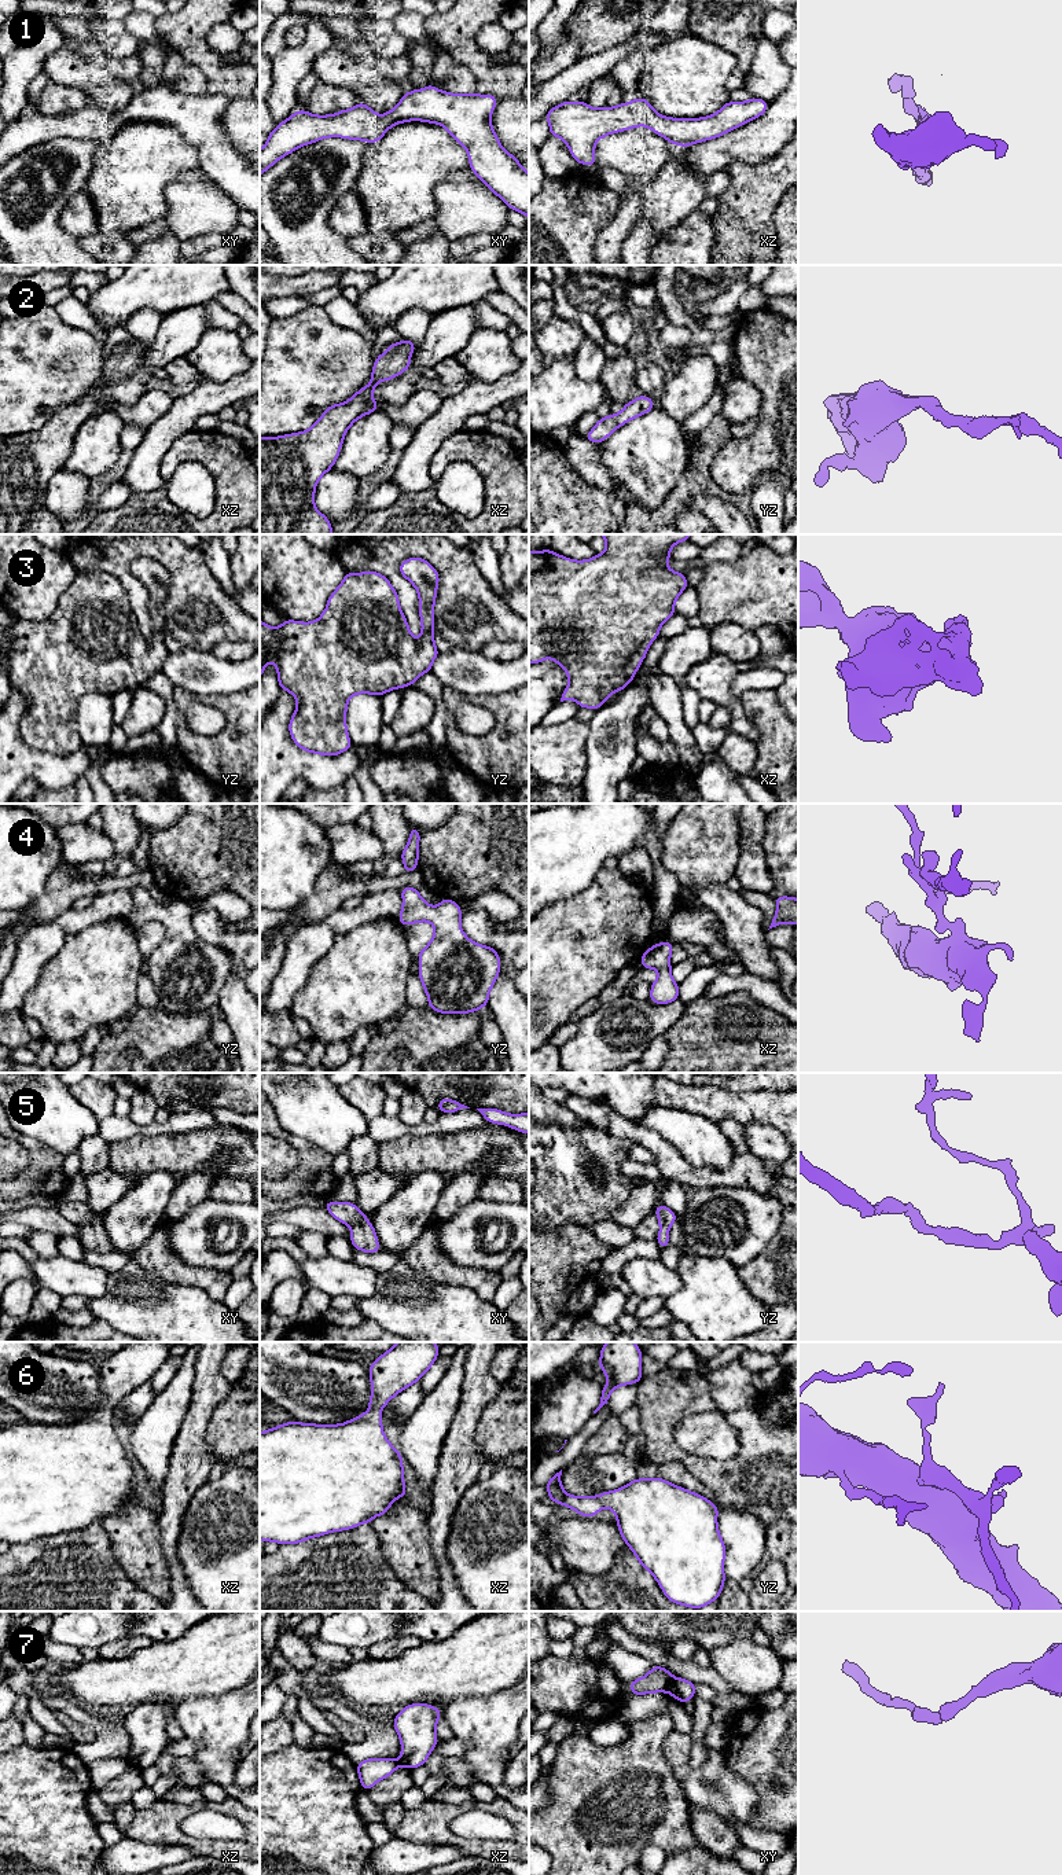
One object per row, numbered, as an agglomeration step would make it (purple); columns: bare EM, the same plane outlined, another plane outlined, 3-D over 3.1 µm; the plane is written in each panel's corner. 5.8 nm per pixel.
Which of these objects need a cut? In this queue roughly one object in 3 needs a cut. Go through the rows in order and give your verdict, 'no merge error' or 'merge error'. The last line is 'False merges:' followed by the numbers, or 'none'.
1: no merge error
2: no merge error
3: no merge error
4: no merge error
5: no merge error
6: no merge error
7: merge error
False merges: 7

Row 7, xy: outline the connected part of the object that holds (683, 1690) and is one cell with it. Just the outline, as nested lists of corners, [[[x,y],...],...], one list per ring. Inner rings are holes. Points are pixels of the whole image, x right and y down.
[[[675,1677],[670,1683],[669,1694],[679,1702],[686,1703],[695,1695],[695,1684],[680,1677]]]

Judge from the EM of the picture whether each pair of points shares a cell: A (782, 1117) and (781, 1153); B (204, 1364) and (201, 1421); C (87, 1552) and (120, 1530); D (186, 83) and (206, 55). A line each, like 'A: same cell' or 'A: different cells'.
A: different cells
B: same cell
C: different cells
D: different cells

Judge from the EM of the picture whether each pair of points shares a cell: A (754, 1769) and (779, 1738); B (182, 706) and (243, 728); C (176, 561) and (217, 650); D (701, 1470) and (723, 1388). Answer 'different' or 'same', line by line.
A: same
B: same
C: different
D: different

